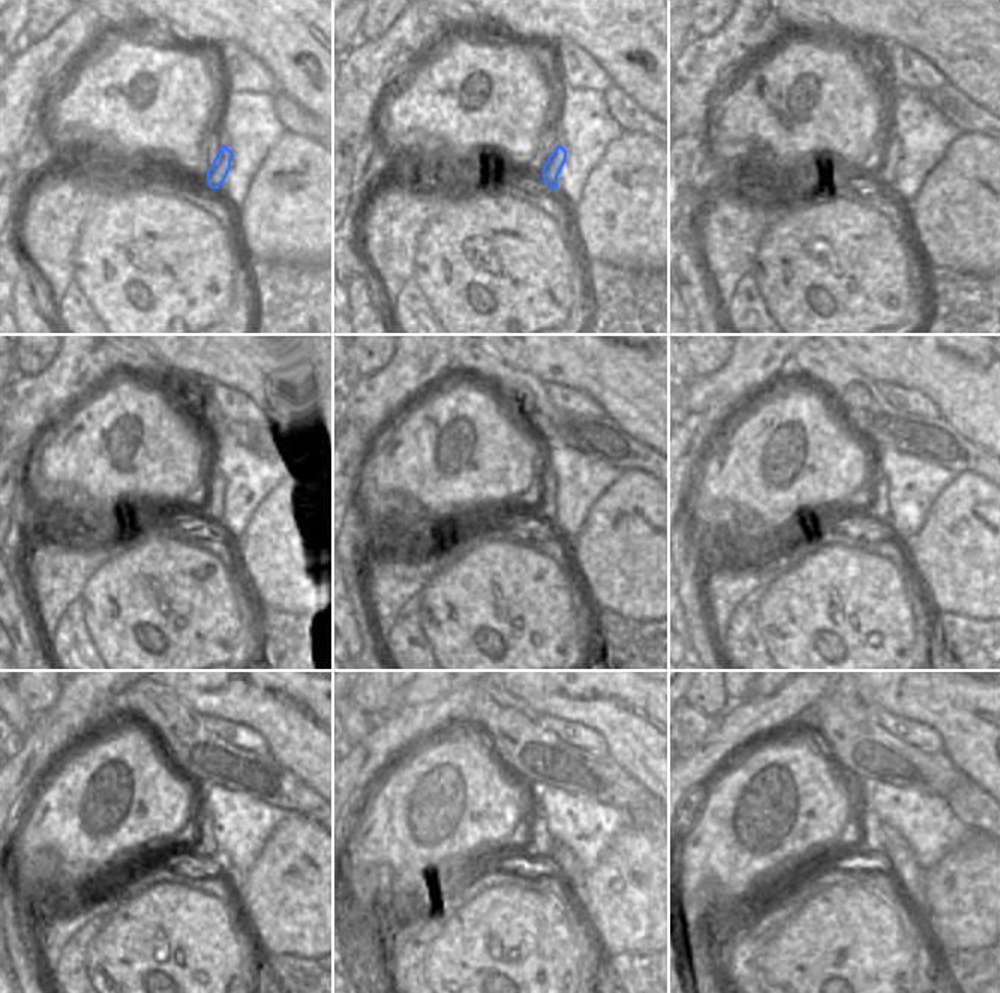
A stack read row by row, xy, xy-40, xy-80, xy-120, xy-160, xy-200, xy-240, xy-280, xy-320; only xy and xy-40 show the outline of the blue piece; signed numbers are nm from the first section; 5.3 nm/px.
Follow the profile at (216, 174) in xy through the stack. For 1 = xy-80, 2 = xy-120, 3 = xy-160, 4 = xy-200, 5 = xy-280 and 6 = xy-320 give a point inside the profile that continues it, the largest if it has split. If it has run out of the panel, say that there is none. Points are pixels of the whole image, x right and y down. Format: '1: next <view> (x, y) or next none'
1: next xy-80 (886, 171)
2: next xy-120 (215, 500)
3: next xy-160 (547, 491)
4: next xy-200 (877, 510)
5: next xy-280 (540, 842)
6: next xy-320 (870, 825)

